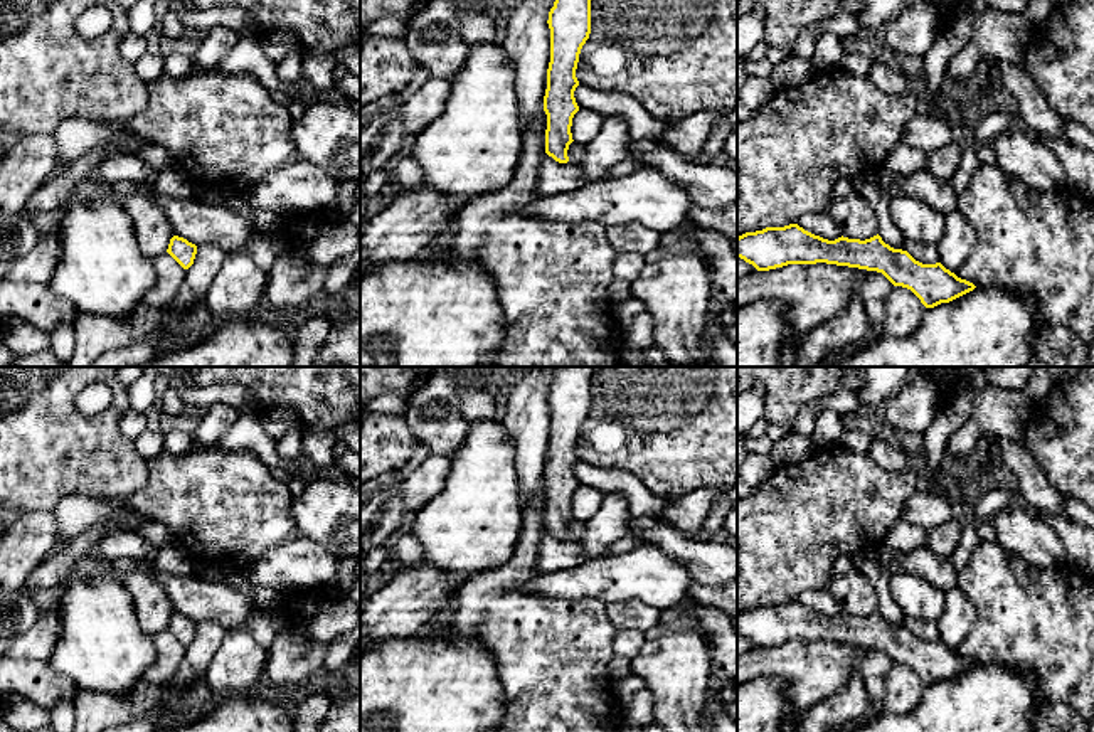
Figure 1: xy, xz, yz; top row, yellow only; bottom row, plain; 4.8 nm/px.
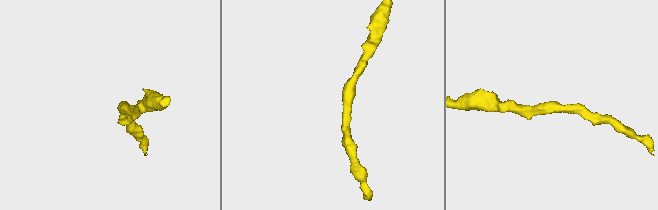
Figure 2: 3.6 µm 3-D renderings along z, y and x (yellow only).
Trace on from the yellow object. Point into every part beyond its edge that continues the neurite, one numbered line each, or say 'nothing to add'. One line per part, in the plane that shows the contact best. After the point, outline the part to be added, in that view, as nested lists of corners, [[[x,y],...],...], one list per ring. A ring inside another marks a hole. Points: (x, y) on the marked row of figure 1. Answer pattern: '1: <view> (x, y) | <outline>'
nothing to add

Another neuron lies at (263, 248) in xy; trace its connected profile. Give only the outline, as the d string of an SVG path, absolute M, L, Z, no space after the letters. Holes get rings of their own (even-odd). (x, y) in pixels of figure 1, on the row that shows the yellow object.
M258 231L241 249L241 252L247 254L256 266L269 273L284 246L286 241L278 231Z

